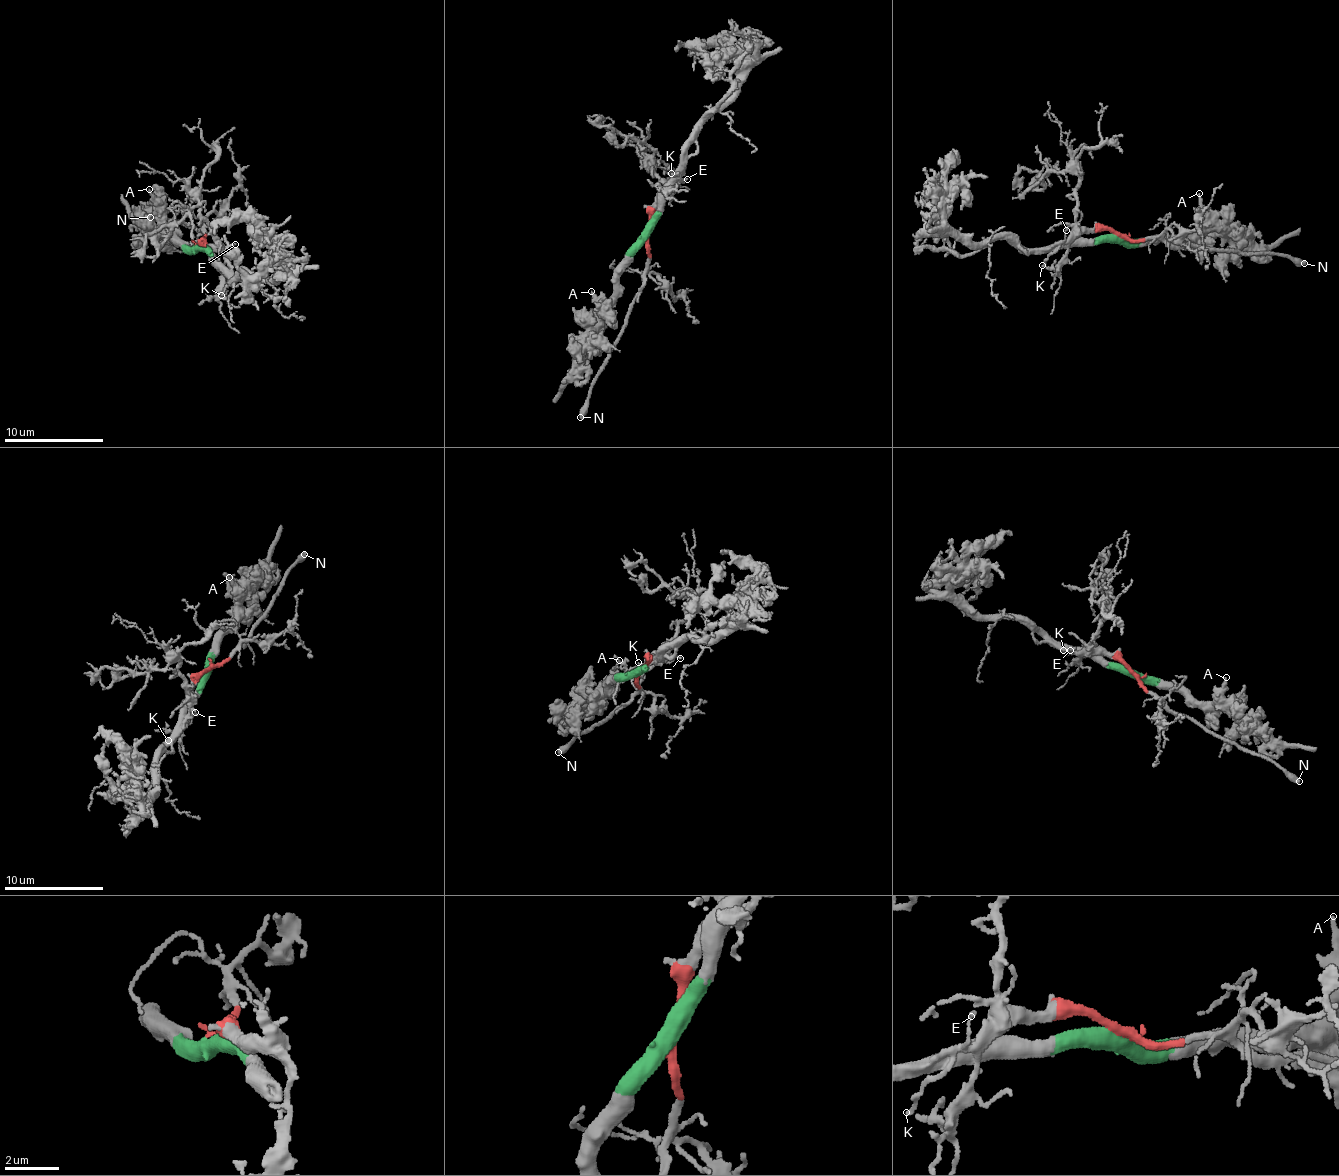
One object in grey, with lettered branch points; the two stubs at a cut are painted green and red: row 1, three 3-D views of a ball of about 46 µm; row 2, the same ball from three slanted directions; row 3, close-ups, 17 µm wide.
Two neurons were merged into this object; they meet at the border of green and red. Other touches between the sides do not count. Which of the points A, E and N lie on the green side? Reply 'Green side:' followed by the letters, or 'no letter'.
Green side: A

